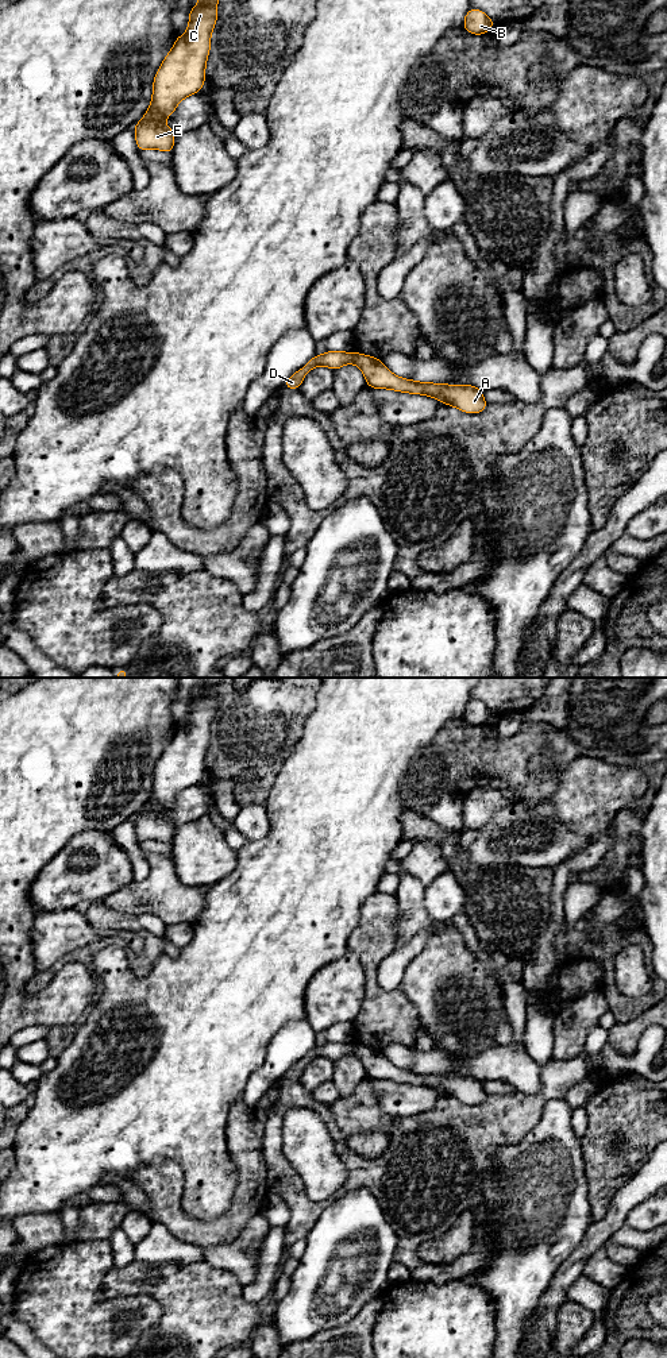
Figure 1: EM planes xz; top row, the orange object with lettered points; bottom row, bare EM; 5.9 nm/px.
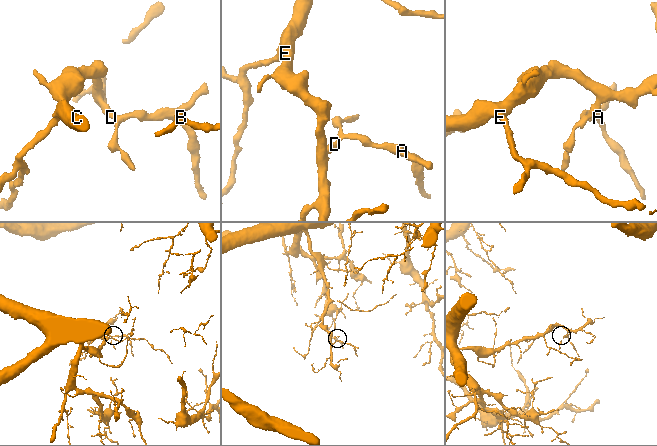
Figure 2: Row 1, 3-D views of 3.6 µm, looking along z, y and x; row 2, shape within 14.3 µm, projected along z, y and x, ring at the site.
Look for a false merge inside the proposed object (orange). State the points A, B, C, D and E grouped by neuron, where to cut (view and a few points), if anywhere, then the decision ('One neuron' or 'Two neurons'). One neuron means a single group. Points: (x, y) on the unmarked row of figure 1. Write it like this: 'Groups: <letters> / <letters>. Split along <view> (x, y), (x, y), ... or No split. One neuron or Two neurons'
Groups: A B C D E. No split. One neuron

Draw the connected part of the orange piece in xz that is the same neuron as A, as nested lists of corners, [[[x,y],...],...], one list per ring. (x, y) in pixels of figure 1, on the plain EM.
[[[327,1042],[325,1045],[313,1048],[304,1058],[294,1064],[282,1079],[300,1080],[305,1065],[317,1057],[338,1061],[348,1054],[354,1054],[362,1061],[367,1077],[373,1080],[392,1080],[394,1083],[424,1085],[470,1106],[483,1103],[489,1096],[482,1087],[482,1081],[473,1076],[452,1077],[448,1075],[404,1070],[390,1064],[379,1049],[343,1042]]]

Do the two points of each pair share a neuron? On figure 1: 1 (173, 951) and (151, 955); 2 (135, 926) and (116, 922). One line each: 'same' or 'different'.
1: same
2: same

